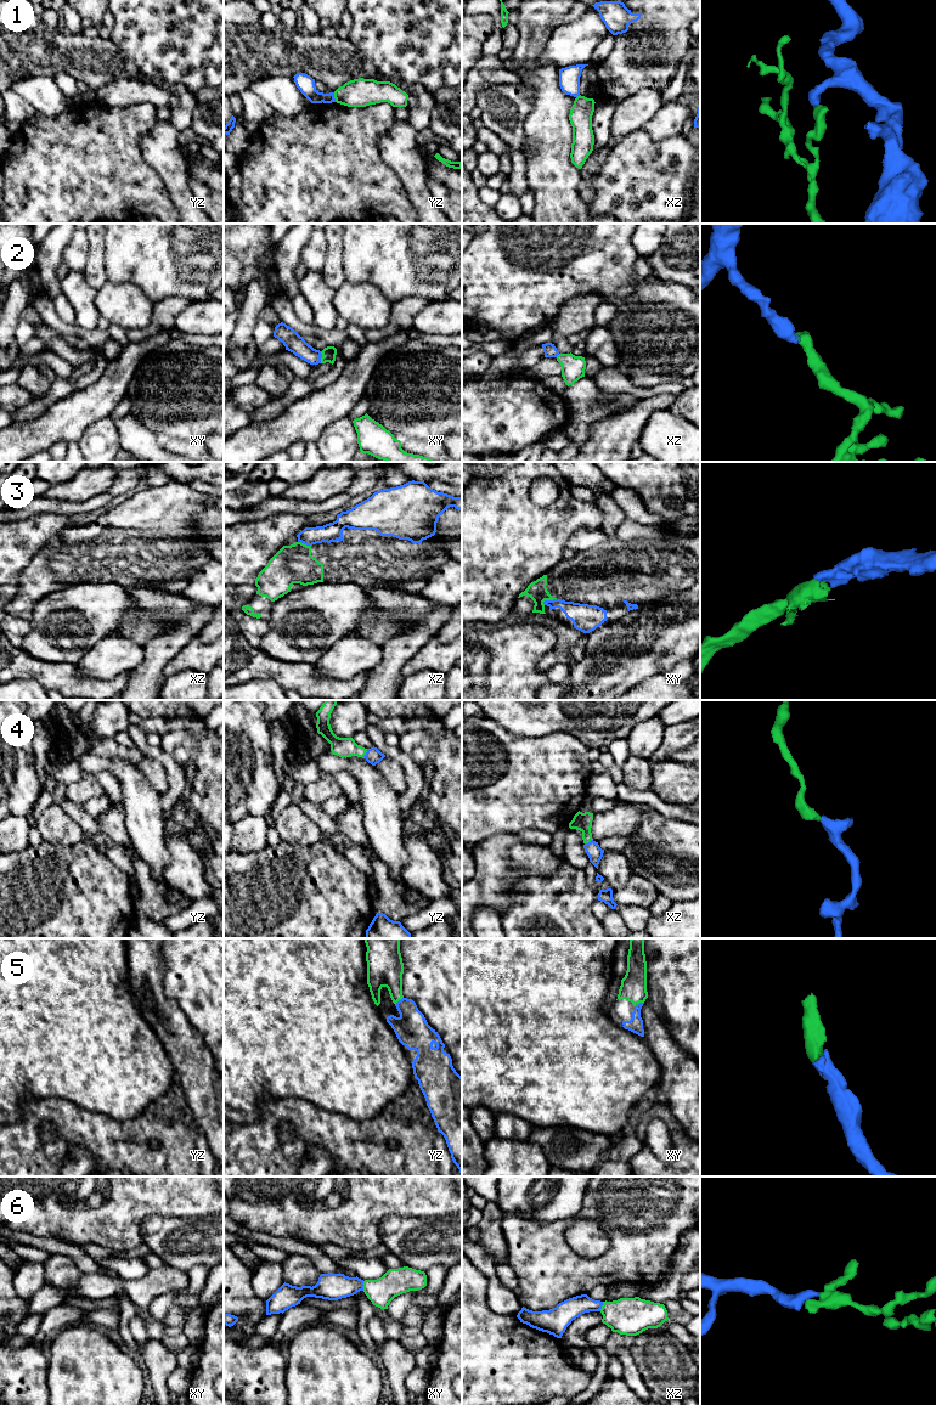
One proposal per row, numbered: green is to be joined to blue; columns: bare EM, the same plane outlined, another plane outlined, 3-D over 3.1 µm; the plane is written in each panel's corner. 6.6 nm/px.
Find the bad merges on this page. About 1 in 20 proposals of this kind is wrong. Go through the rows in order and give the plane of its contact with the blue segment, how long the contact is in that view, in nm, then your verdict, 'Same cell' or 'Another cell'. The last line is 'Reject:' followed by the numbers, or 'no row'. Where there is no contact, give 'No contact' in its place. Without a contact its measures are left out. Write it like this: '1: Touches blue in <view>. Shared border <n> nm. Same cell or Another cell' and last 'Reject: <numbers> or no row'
1: Touches blue in yz. Shared border 70 nm. Same cell
2: Touches blue in xy. Shared border 80 nm. Same cell
3: Touches blue in xy. Shared border 100 nm. Same cell
4: Touches blue in yz. Shared border 70 nm. Same cell
5: Touches blue in xy. Shared border 70 nm. Same cell
6: Touches blue in xy. Shared border 60 nm. Same cell
Reject: no row

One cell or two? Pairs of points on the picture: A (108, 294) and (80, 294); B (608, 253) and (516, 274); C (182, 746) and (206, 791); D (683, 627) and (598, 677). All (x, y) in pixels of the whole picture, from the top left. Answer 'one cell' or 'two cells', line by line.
A: two cells
B: one cell
C: one cell
D: one cell

